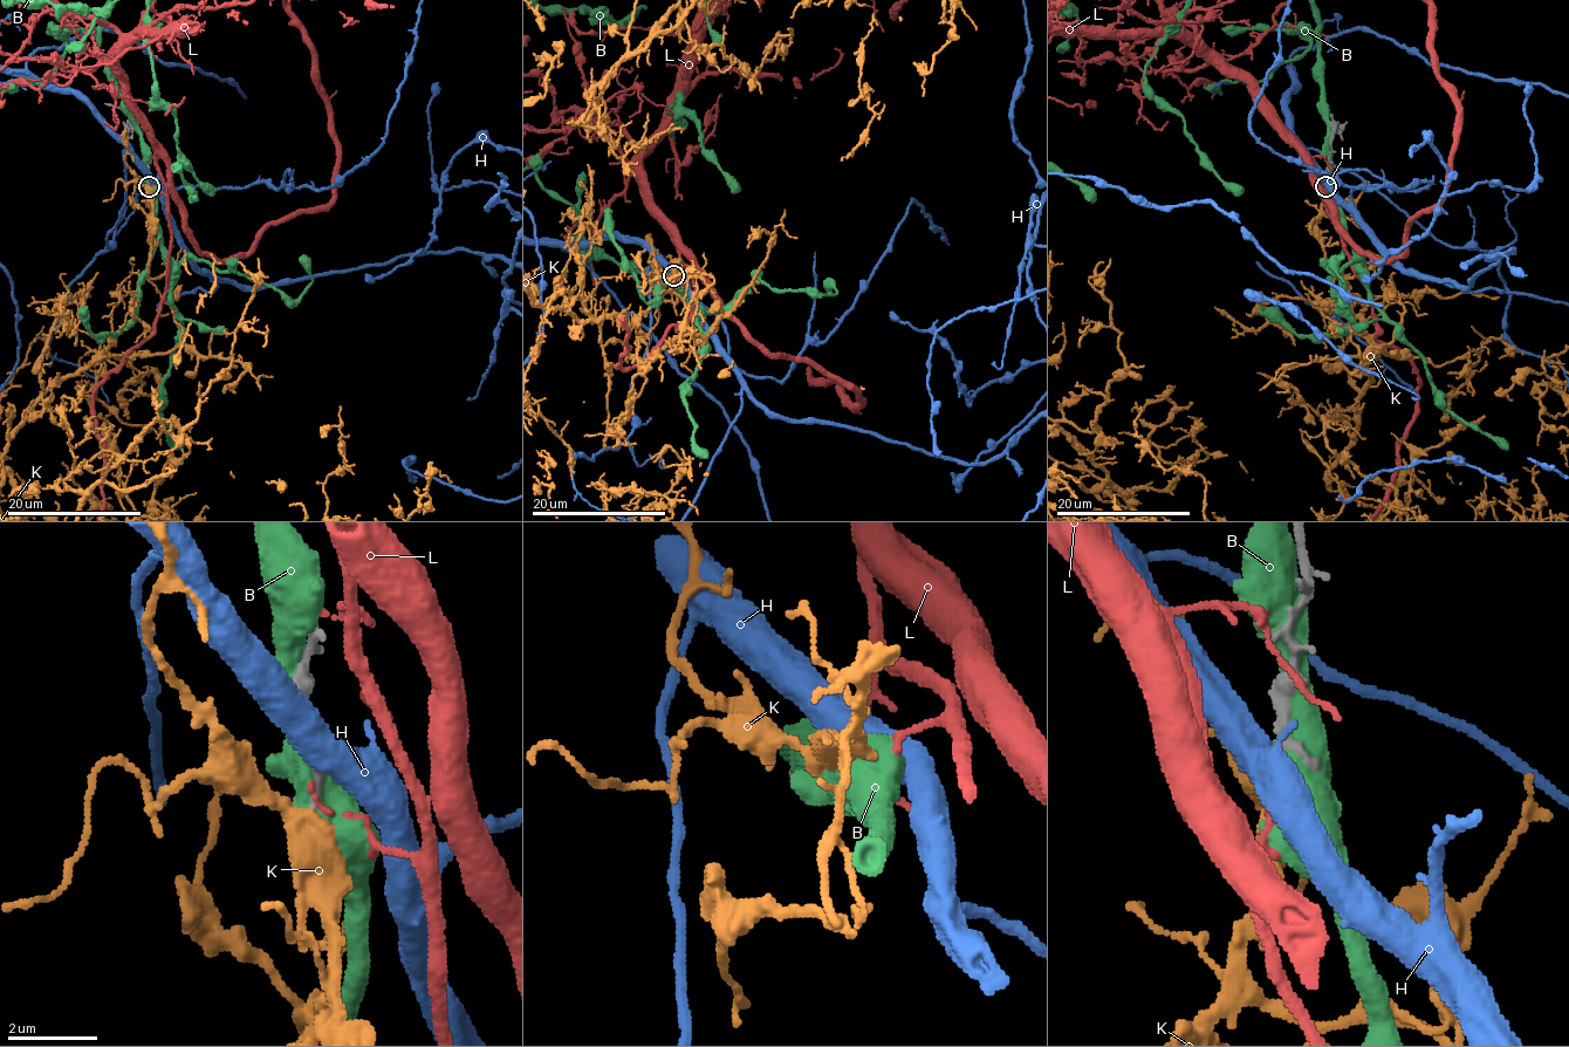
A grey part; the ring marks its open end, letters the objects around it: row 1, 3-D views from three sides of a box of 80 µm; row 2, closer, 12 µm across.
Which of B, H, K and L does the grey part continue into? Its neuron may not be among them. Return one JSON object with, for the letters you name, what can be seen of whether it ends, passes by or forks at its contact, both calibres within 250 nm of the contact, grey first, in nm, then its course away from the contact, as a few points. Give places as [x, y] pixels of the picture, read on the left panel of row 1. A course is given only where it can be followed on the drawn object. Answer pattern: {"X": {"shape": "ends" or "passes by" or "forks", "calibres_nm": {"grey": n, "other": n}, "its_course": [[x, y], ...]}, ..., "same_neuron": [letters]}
{"K": {"shape": "passes by", "calibres_nm": {"grey": 200, "other": 500}}, "same_neuron": ["K"]}

